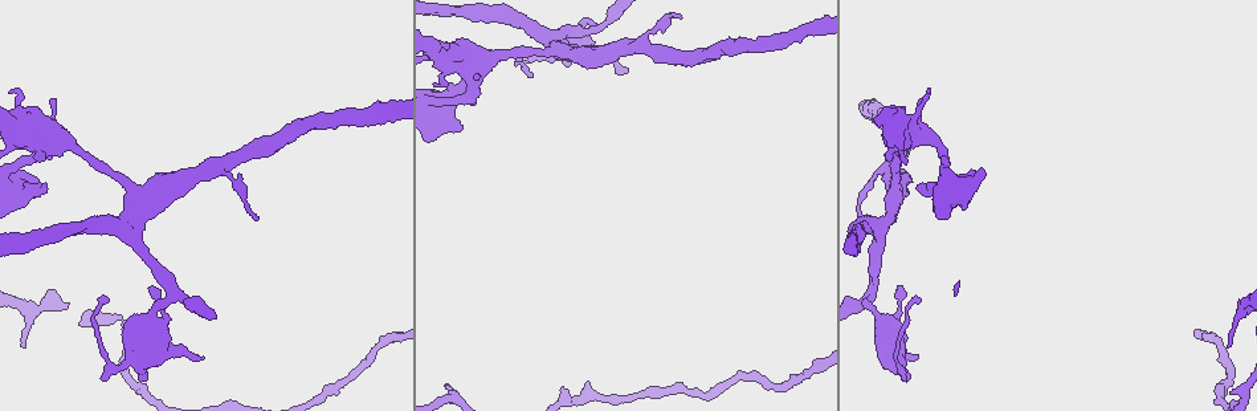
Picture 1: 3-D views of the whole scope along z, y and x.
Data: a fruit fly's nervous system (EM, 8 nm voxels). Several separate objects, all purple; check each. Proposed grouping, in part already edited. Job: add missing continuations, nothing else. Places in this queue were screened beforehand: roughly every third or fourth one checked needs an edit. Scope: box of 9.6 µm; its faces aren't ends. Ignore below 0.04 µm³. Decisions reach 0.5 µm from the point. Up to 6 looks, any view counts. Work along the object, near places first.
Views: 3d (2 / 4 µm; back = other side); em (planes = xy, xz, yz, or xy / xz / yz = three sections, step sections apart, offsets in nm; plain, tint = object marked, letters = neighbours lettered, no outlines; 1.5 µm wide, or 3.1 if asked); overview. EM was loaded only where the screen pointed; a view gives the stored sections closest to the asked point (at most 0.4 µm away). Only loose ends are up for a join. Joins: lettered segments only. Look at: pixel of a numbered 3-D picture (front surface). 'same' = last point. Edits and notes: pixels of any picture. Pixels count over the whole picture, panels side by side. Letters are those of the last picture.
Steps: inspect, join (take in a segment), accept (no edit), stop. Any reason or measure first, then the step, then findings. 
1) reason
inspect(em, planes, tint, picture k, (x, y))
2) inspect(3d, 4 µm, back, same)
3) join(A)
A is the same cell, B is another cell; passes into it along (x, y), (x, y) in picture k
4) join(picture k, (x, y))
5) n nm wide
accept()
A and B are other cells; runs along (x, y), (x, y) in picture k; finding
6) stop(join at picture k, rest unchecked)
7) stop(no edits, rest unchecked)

inspect(em, planes, tint, picture 1, (885, 158))

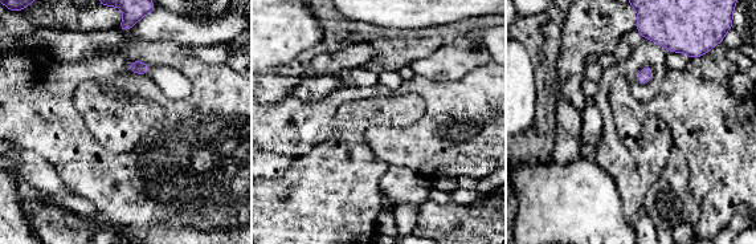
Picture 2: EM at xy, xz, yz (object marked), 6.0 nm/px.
see the neighbours
inspect(em, planes, letters, same)

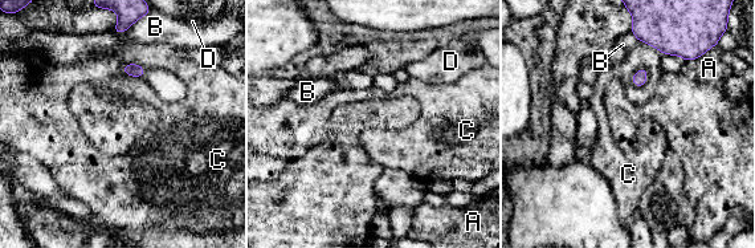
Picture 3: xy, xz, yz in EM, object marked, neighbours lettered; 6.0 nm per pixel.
B touches over 280 nm
accept()
A, B, C and D are other cells; border along (122, 65), (125, 73), (143, 78) in picture 3; no lettered segment goes on from it

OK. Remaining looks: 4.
tapers out
inspect(em, planes, letters, picture 1, (897, 287))

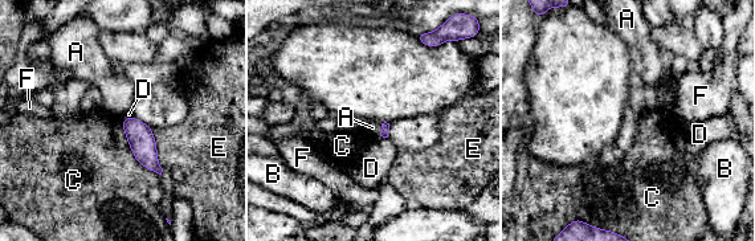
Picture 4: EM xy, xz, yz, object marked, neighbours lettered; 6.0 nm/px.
accept()
A, B, C, D, E and F are other cells; none of them fits

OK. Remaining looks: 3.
an open end
inspect(em, xy, step 4, tint, picture 1, (628, 70))

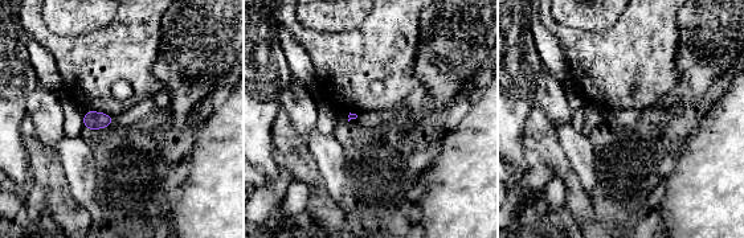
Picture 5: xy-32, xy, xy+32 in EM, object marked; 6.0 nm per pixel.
cut it another way
inspect(em, planes, letters, same)

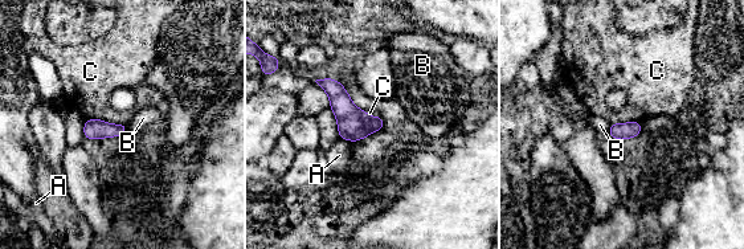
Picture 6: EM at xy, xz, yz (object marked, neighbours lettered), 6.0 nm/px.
accept()
A, B and C are other cells; border along (343, 86), (351, 101), (366, 111) in picture 6; no lettered segment goes on from it

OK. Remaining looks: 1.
stop(no edits, rest unchecked)

